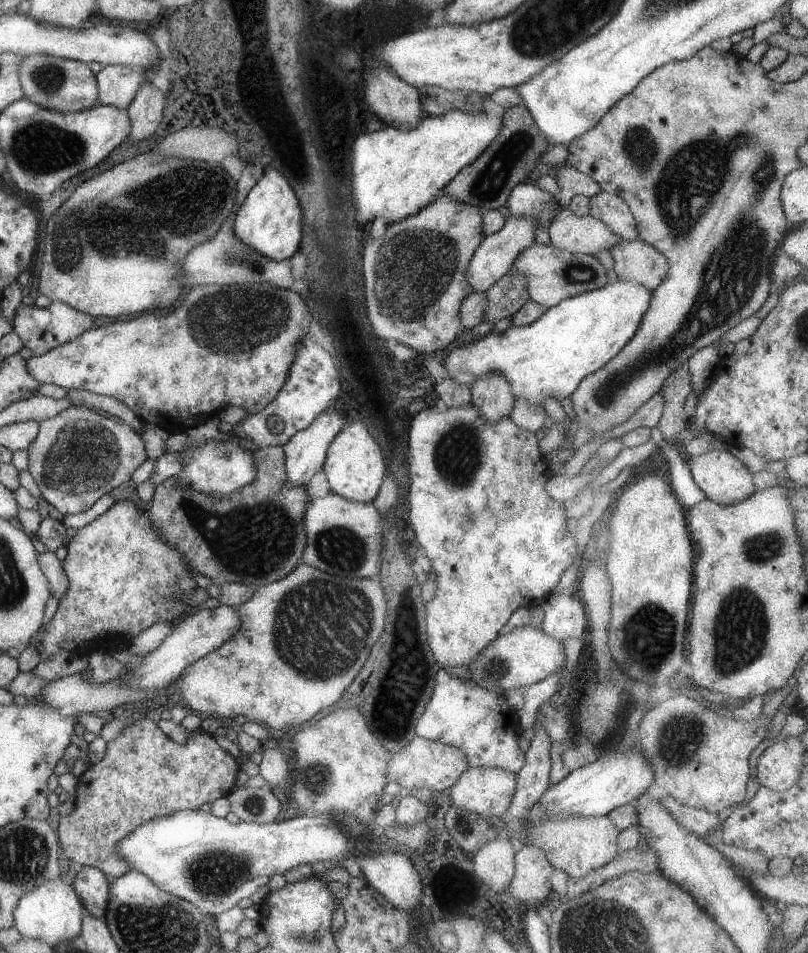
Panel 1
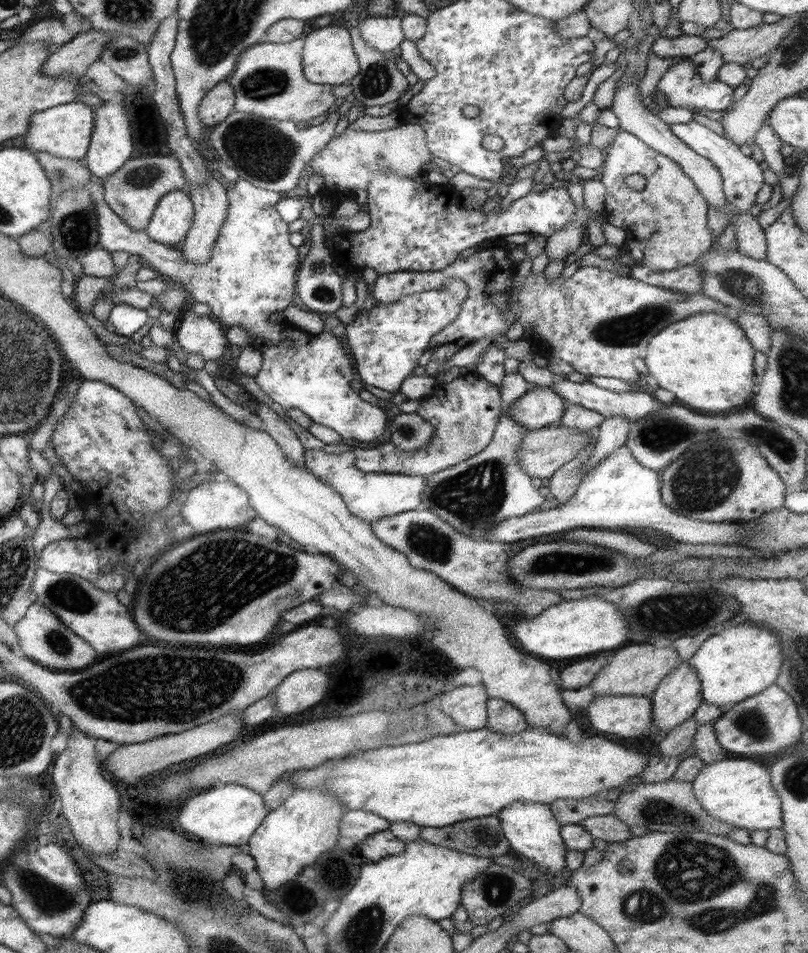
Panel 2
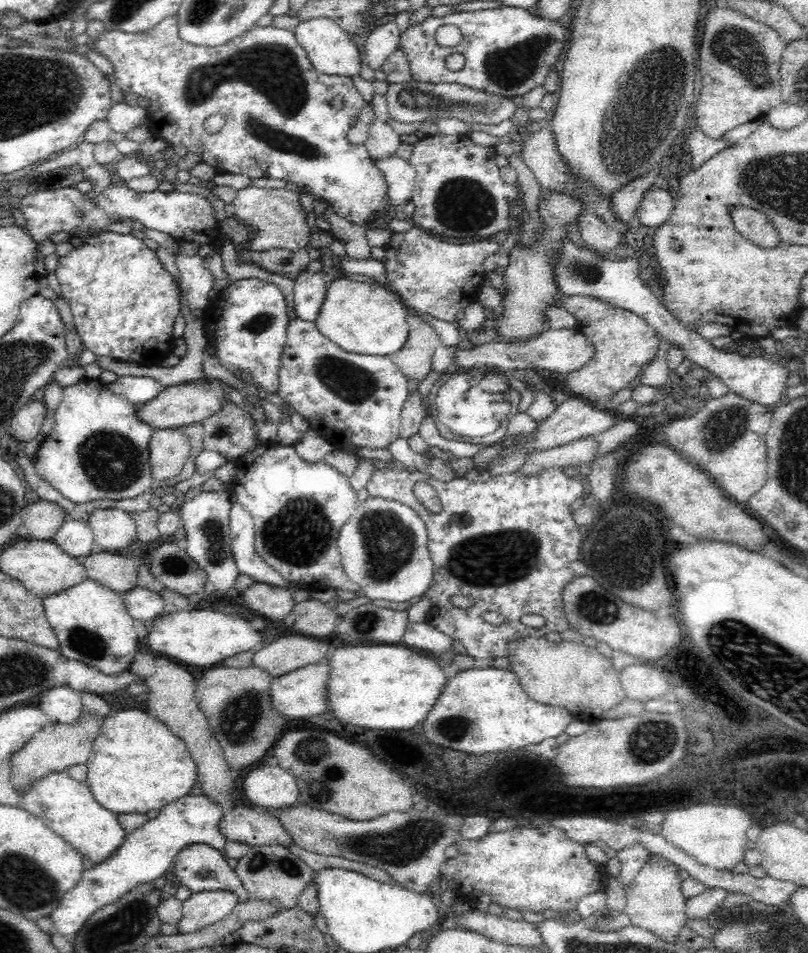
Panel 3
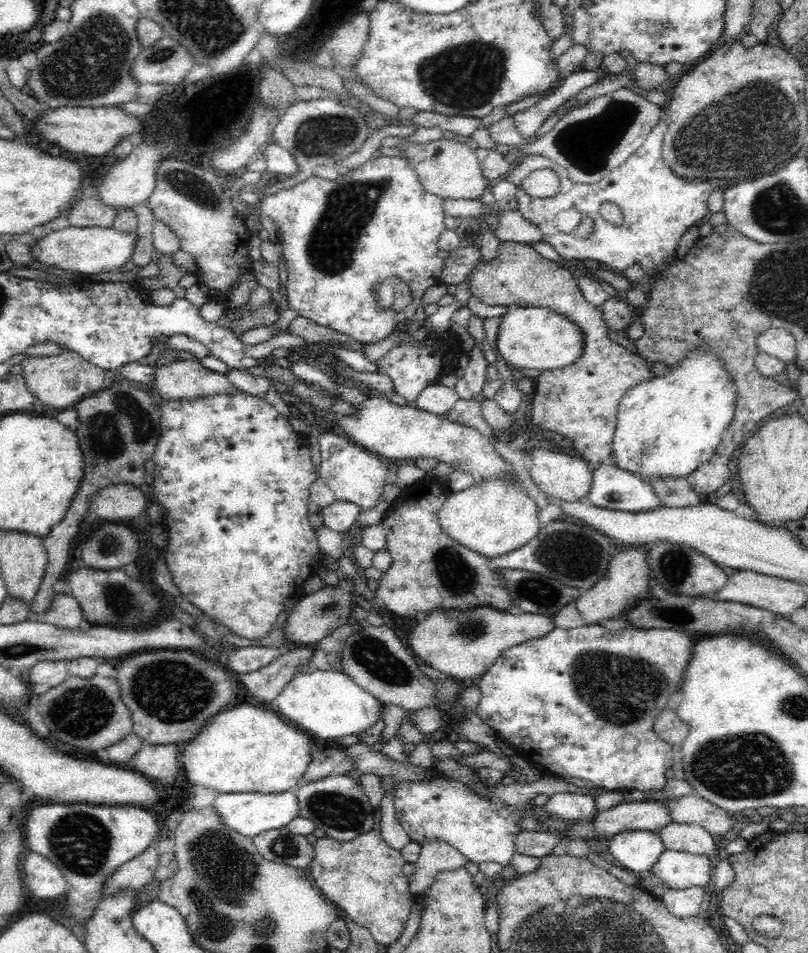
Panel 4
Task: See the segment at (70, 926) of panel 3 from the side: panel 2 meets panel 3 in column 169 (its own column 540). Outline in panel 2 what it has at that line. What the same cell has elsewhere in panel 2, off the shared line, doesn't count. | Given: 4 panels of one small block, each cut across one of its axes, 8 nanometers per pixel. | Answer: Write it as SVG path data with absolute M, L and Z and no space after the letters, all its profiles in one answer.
M511 802L511 804L503 806L495 814L495 817L499 819L499 826L507 839L512 854L516 856L523 855L535 864L550 869L547 872L549 876L555 875L559 870L565 868L565 854L567 851L560 835L561 824L551 814L549 804Z

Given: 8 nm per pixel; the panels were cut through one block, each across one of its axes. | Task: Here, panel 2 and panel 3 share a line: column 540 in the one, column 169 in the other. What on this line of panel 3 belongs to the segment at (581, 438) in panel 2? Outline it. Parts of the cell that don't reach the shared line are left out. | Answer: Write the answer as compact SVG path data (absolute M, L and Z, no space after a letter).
M186 427L157 429L149 442L149 463L153 472L153 480L166 481L180 475L182 468L190 460L190 441L185 433Z

